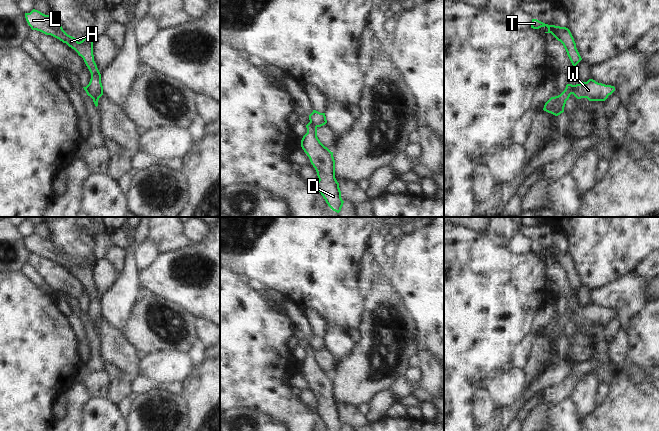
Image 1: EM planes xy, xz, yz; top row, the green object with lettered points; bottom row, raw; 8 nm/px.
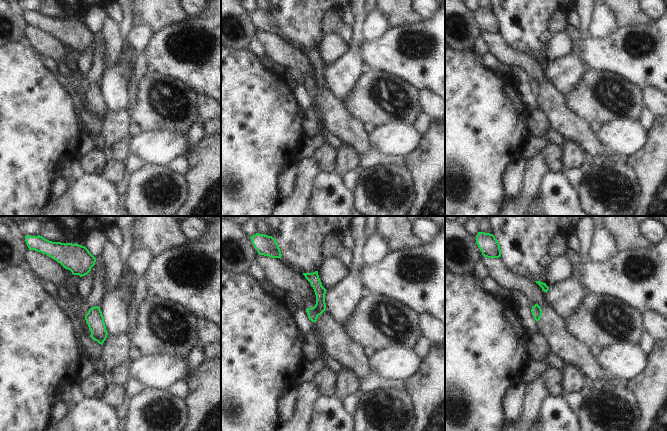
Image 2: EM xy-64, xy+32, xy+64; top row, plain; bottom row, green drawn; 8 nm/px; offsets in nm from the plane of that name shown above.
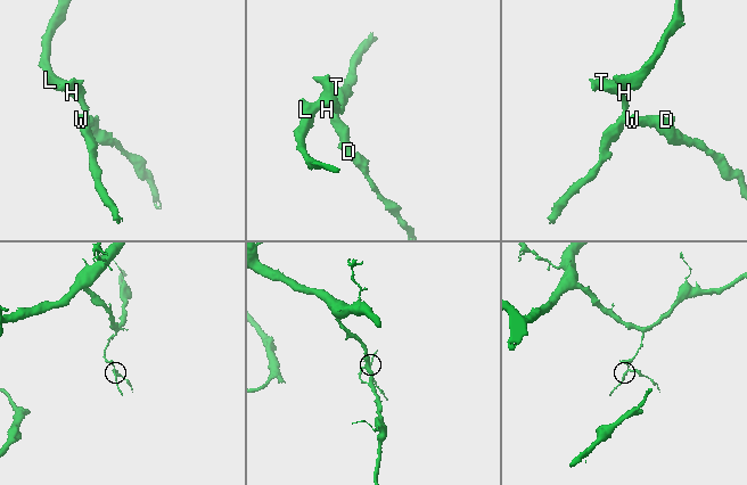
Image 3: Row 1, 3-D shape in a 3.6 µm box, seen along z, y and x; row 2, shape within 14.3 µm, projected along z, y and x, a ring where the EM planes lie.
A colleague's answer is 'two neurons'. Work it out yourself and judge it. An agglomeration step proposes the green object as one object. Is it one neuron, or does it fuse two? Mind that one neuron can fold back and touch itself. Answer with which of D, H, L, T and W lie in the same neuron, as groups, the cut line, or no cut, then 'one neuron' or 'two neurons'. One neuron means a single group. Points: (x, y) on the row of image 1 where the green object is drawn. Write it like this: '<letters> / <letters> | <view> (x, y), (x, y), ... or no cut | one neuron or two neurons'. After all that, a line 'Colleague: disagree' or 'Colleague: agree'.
D W / H L T | yz (574, 85), (572, 93) | two neurons
Colleague: agree

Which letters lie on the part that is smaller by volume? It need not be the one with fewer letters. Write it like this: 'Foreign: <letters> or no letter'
Foreign: D, W

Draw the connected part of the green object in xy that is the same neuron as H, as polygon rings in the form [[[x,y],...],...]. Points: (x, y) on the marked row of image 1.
[[[33,9],[30,13],[25,13],[25,18],[32,30],[40,31],[46,35],[51,35],[69,47],[74,49],[81,56],[91,73],[91,79],[87,85],[87,92],[93,99],[95,106],[98,106],[98,100],[103,95],[103,86],[101,83],[101,74],[94,61],[93,39],[84,38],[78,42],[76,38],[68,35],[61,24],[51,15],[45,15],[38,10]]]

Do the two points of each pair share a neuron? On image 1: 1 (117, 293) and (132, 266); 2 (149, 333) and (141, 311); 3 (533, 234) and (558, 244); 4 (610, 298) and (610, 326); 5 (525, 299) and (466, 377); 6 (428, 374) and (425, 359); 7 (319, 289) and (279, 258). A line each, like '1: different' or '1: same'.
1: same
2: same
3: same
4: different
5: same
6: same
7: same

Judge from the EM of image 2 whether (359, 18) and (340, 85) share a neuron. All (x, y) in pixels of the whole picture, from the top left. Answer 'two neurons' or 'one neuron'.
one neuron

